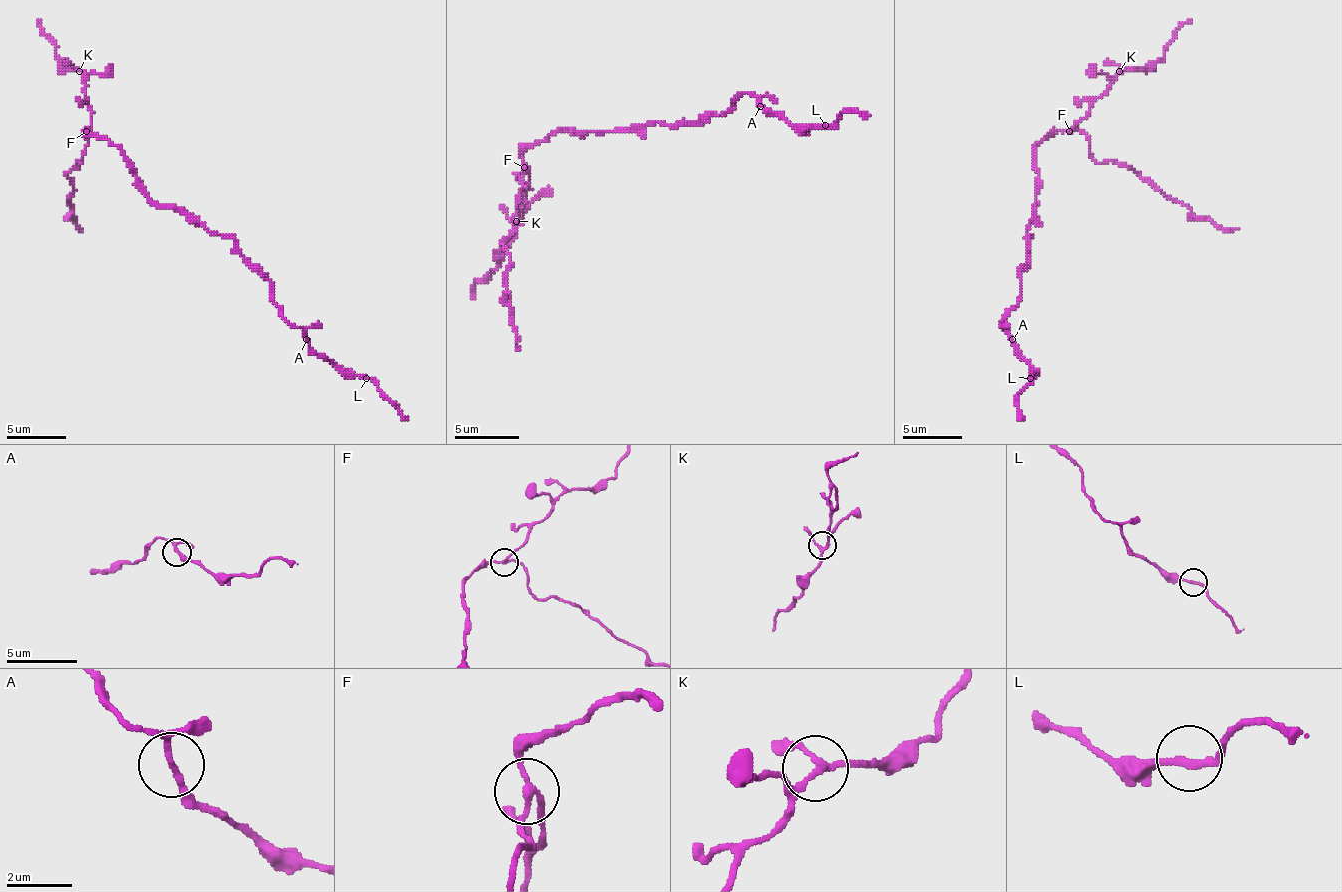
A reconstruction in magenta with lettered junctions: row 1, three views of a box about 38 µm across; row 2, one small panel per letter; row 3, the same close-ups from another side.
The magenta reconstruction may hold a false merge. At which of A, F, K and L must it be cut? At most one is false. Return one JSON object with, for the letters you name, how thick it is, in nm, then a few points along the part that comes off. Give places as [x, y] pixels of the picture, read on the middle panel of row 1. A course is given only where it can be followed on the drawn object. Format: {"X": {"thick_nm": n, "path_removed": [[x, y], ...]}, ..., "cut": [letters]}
{"F": {"thick_nm": 160, "path_removed": [[523, 167], [526, 189], [516, 199], [516, 231], [503, 244], [510, 257], [507, 302], [519, 350]]}, "cut": ["F"]}

